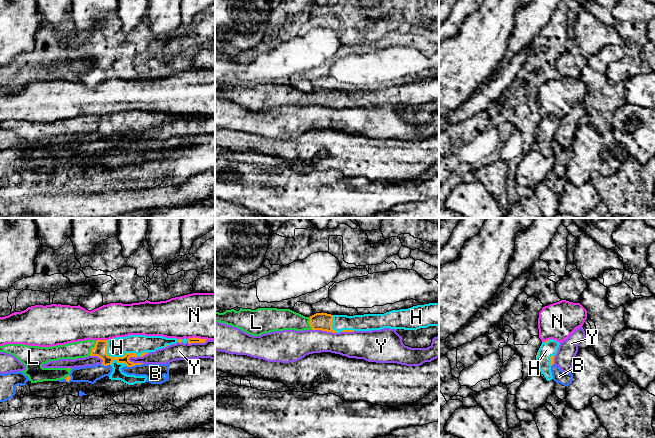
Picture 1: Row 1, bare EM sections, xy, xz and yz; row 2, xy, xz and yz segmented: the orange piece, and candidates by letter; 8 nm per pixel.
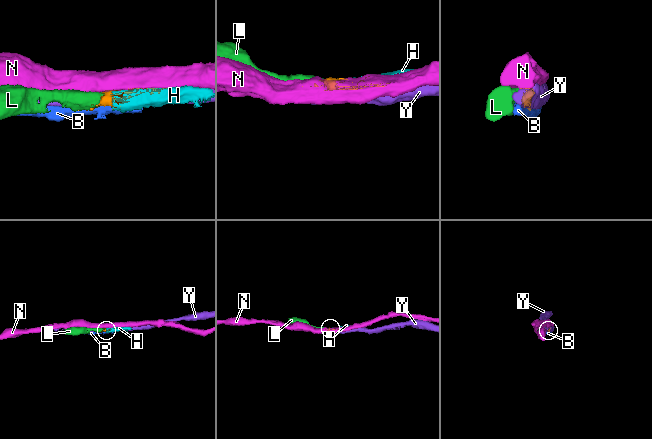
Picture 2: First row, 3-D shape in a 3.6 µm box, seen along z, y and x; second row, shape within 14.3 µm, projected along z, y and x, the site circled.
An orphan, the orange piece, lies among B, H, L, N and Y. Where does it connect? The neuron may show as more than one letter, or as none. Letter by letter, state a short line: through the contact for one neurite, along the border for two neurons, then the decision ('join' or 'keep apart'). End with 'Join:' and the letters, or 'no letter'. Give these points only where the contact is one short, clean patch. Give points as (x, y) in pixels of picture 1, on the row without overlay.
B: keep apart
H: join
L: join
N: keep apart
Y: keep apart
Join: H, L

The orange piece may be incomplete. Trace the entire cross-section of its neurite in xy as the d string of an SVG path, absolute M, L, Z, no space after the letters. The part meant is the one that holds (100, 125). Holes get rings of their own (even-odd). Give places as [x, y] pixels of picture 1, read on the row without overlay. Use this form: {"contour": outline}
{"contour": "M129 111L126 113L117 113L109 116L85 116L65 121L57 121L52 123L39 123L29 122L24 120L6 120L0 122L0 128L5 128L16 133L21 139L26 142L24 149L31 159L43 158L43 157L57 157L65 155L67 158L70 157L70 148L72 144L43 144L42 141L50 137L57 137L60 135L77 135L85 134L88 132L98 132L103 136L102 141L111 141L113 144L112 149L109 152L111 156L121 156L128 161L134 161L136 159L145 159L147 156L146 152L135 152L127 151L122 148L122 143L132 143L135 141L141 141L143 139L133 139L129 137L130 133L143 133L144 131L155 128L158 125L165 124L169 121L176 120L177 118L184 120L187 119L188 115L176 115L166 114L163 112L145 112L145 111Z"}

